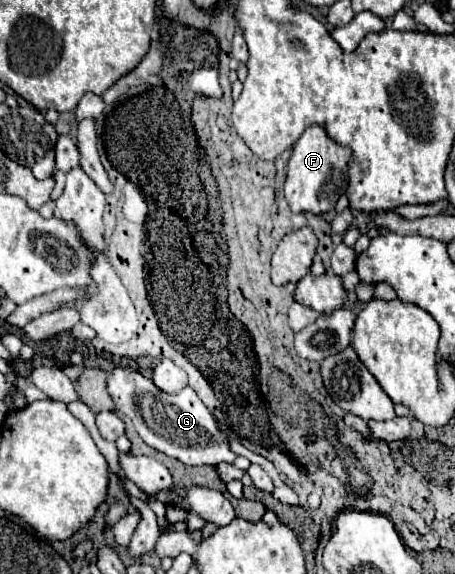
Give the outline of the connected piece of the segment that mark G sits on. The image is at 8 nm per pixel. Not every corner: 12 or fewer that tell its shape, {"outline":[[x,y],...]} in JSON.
{"outline":[[130,367],[106,371],[116,411],[186,465],[236,459],[190,387],[160,391]]}

